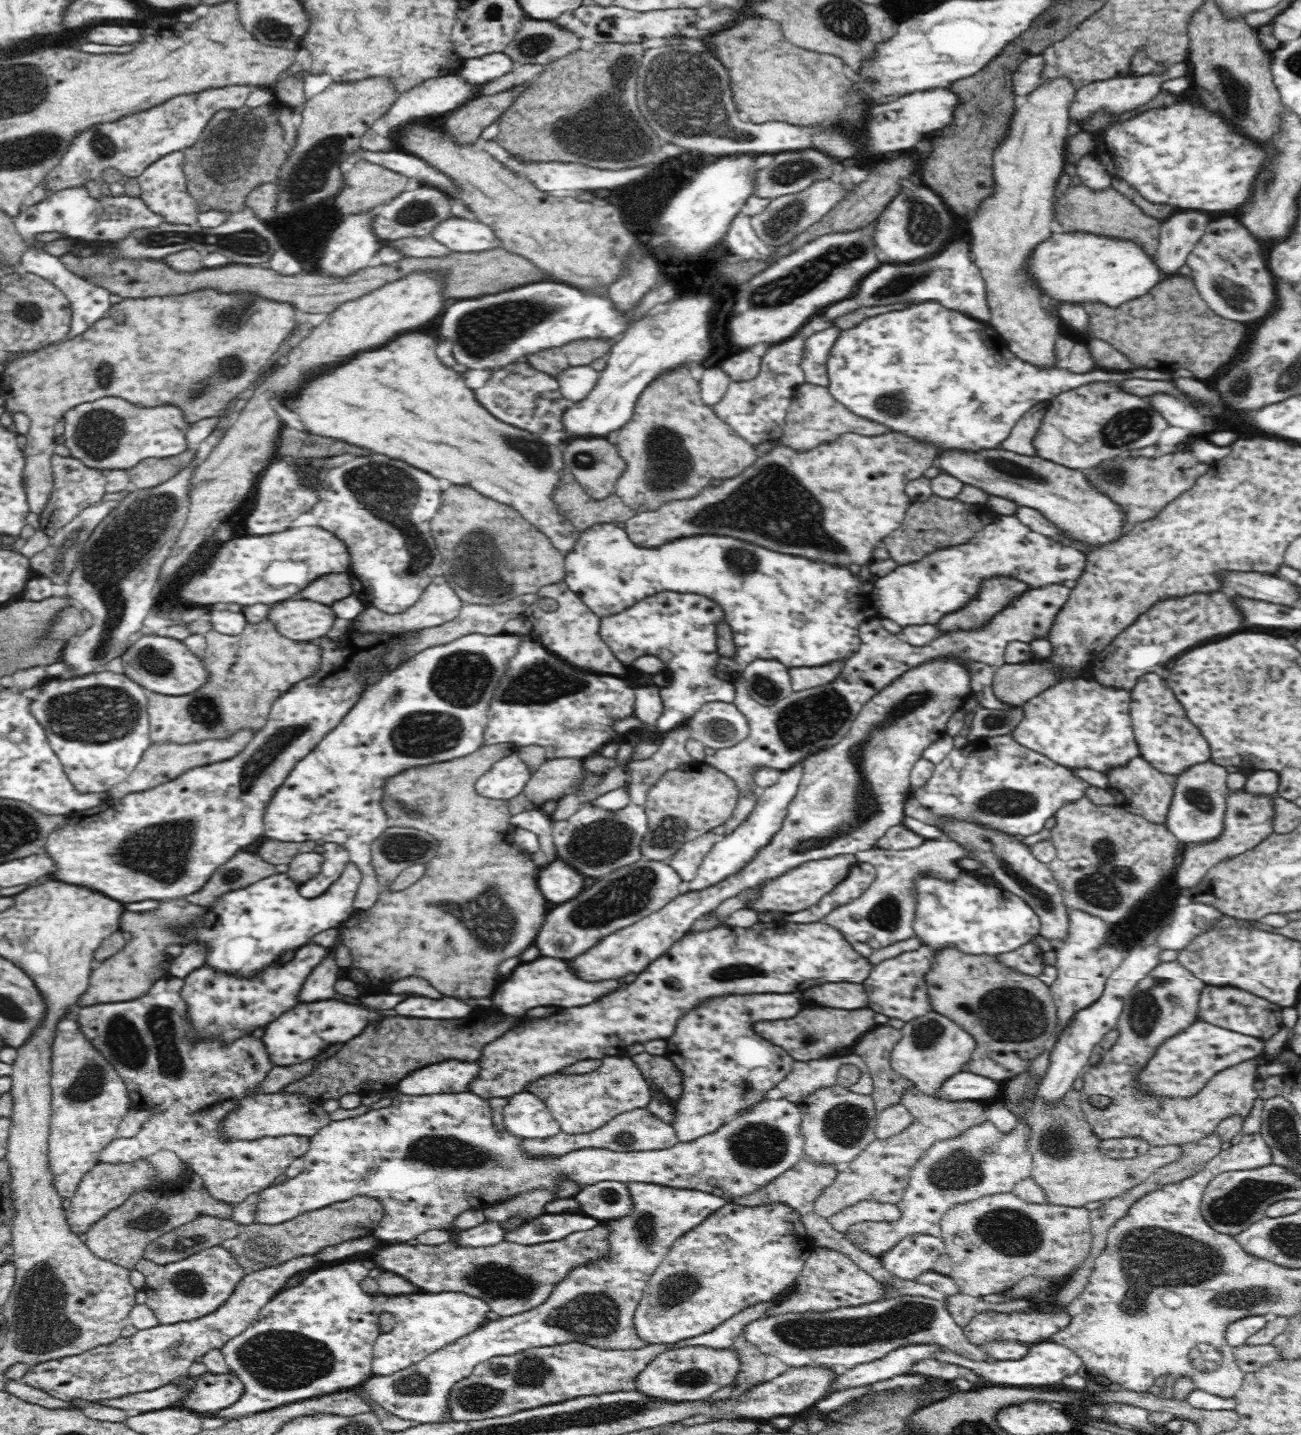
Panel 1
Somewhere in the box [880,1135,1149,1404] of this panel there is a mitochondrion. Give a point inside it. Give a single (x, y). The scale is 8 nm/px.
(1009, 1230)

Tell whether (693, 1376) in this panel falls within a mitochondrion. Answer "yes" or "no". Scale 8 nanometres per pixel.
yes

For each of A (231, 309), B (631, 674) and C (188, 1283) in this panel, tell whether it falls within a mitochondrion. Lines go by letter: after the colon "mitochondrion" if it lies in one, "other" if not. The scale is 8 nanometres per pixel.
A: mitochondrion
B: other
C: mitochondrion

